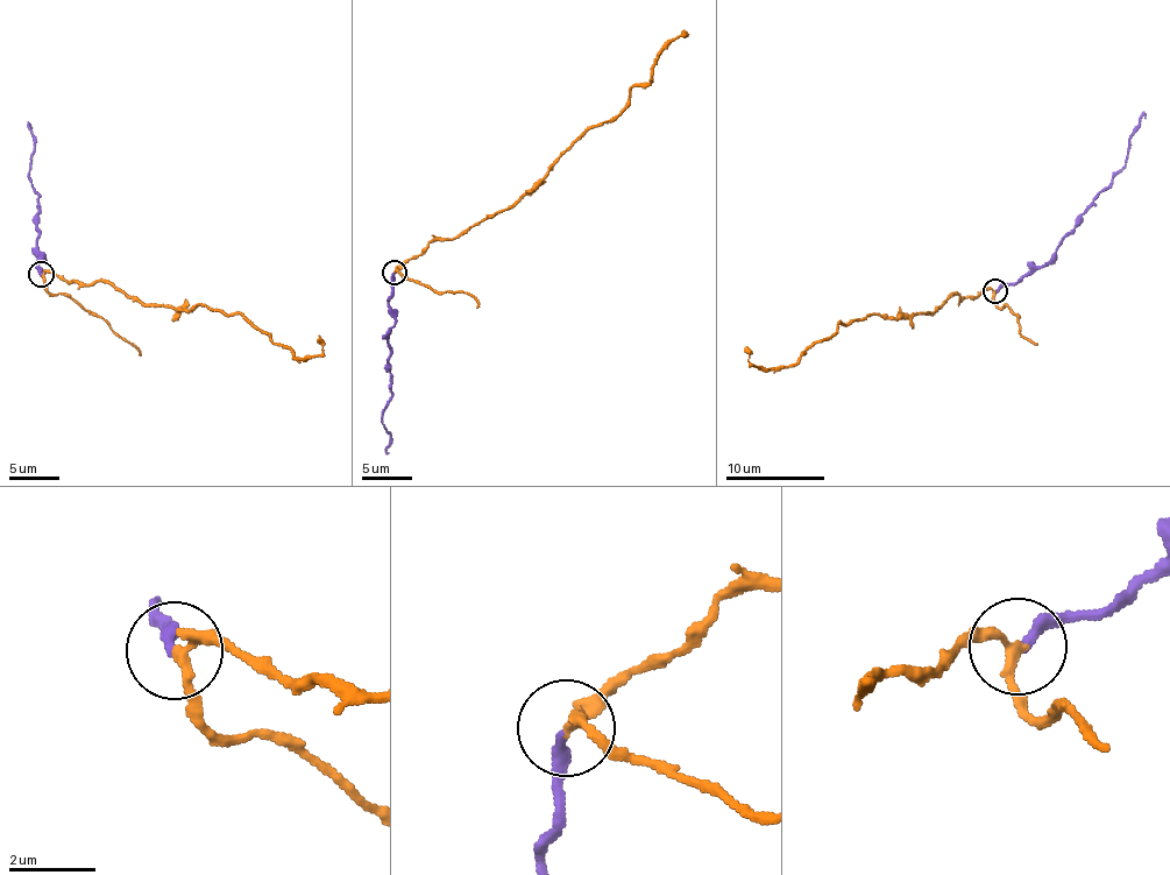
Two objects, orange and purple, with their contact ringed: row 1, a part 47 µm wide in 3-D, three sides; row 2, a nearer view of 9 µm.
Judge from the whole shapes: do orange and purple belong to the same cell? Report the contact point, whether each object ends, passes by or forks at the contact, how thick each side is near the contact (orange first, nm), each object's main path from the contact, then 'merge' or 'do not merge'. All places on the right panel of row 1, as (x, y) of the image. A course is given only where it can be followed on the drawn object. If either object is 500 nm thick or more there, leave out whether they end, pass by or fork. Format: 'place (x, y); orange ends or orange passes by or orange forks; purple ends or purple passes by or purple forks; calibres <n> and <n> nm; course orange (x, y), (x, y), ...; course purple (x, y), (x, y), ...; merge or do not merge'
place (995, 291); orange passes by; purple ends; calibres 240 and 260 nm; course orange (994, 290), (963, 298), (957, 293), (931, 313), (841, 320), (794, 364), (751, 364), (744, 347); course purple (997, 290), (1002, 286), (1014, 286), (1052, 256), (1059, 240), (1126, 164), (1128, 139), (1143, 111); do not merge

